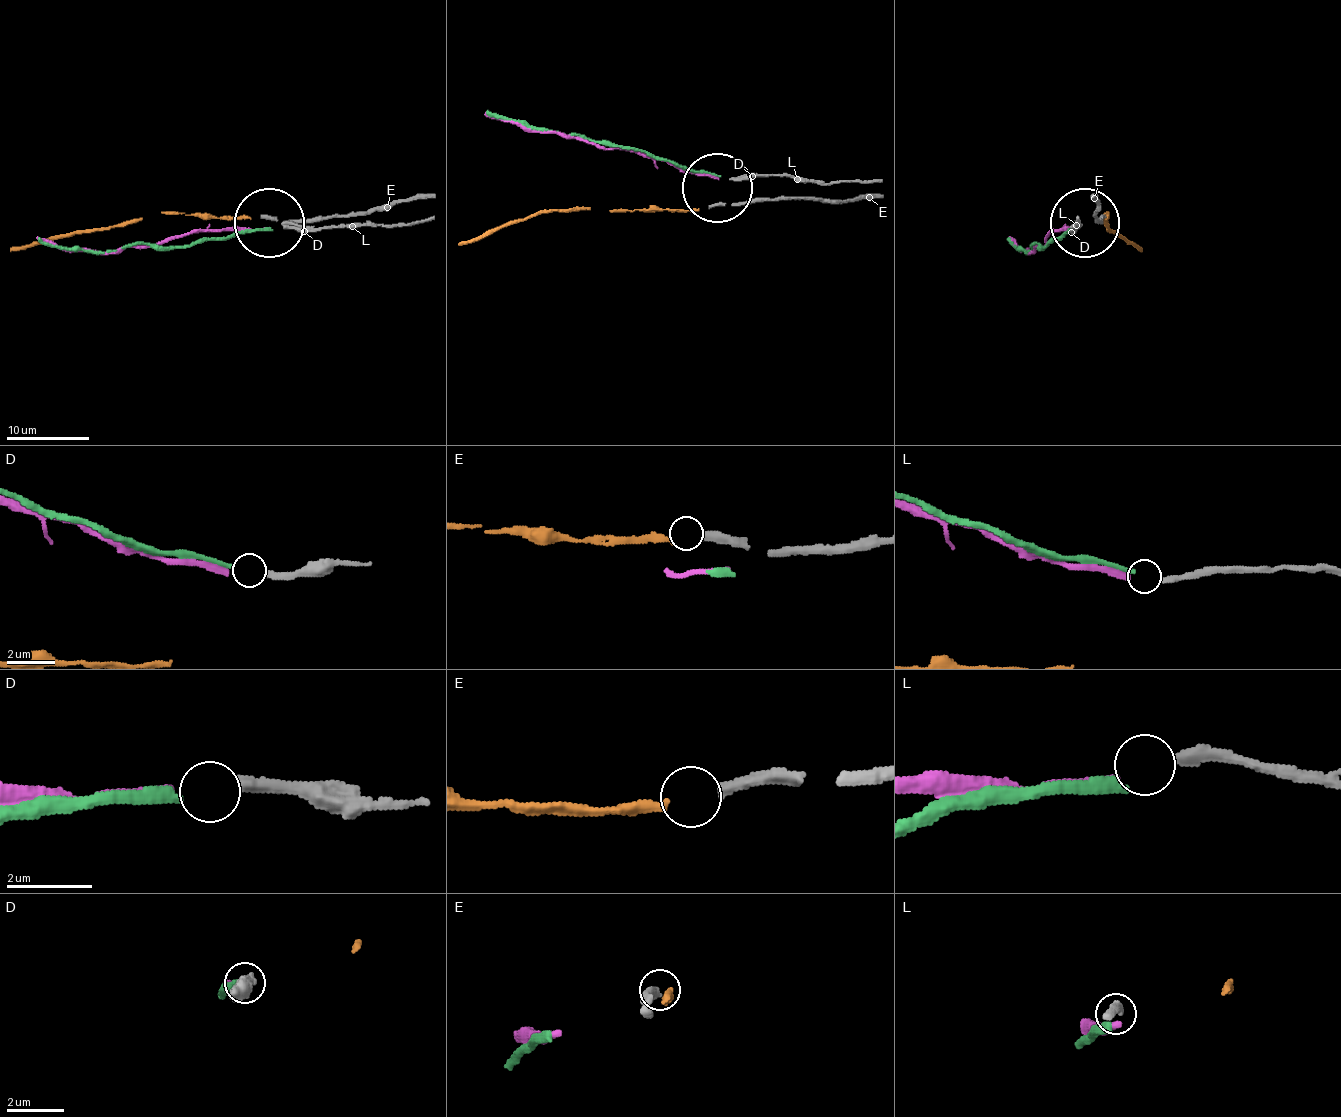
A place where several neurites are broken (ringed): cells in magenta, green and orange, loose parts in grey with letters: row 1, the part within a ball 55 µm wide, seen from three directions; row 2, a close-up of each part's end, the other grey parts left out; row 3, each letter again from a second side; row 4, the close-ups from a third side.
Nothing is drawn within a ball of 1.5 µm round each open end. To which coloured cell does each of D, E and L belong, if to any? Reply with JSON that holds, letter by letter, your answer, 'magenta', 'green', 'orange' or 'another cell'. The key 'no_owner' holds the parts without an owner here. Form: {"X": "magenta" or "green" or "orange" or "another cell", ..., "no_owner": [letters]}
{"D": "green", "E": "orange", "L": "magenta", "no_owner": []}

